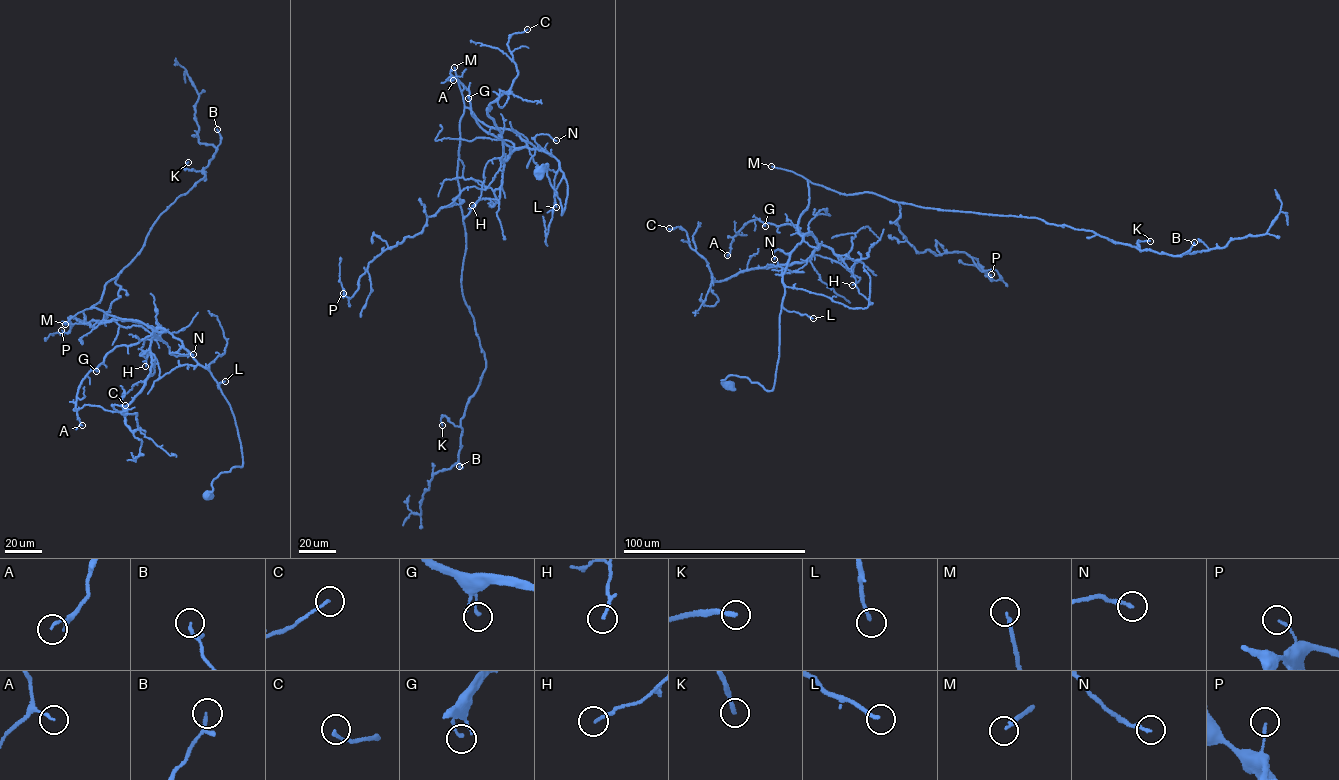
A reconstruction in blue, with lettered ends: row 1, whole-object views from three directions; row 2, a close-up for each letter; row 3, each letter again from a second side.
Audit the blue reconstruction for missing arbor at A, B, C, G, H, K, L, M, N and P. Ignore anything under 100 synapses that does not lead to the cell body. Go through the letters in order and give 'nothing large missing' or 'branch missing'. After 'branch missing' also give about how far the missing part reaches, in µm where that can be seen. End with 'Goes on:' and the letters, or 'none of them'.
A: nothing large missing
B: nothing large missing
C: nothing large missing
G: nothing large missing
H: nothing large missing
K: nothing large missing
L: nothing large missing
M: branch missing; about 200 µm are missing
N: nothing large missing
P: nothing large missing
Goes on: M

